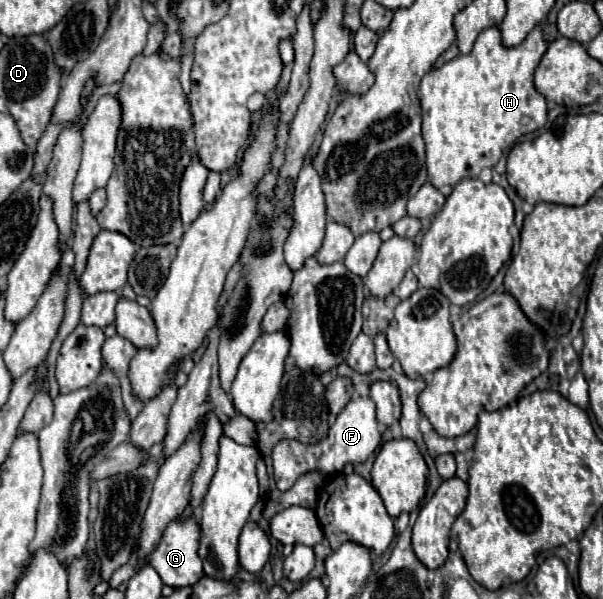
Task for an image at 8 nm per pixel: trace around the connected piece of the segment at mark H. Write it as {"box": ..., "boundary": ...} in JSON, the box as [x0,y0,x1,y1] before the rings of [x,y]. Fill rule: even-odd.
{"box":[419,25,547,189],"boundary":[[[497,25],[479,33],[473,51],[469,55],[457,55],[439,69],[431,69],[421,79],[419,99],[423,109],[423,139],[427,145],[427,171],[431,183],[441,189],[443,185],[455,185],[461,179],[477,177],[485,167],[493,167],[501,153],[511,149],[513,143],[527,133],[541,129],[547,121],[547,103],[533,87],[533,73],[547,51],[541,25],[533,27],[525,41],[517,47],[505,47],[501,43],[501,31]]]}

